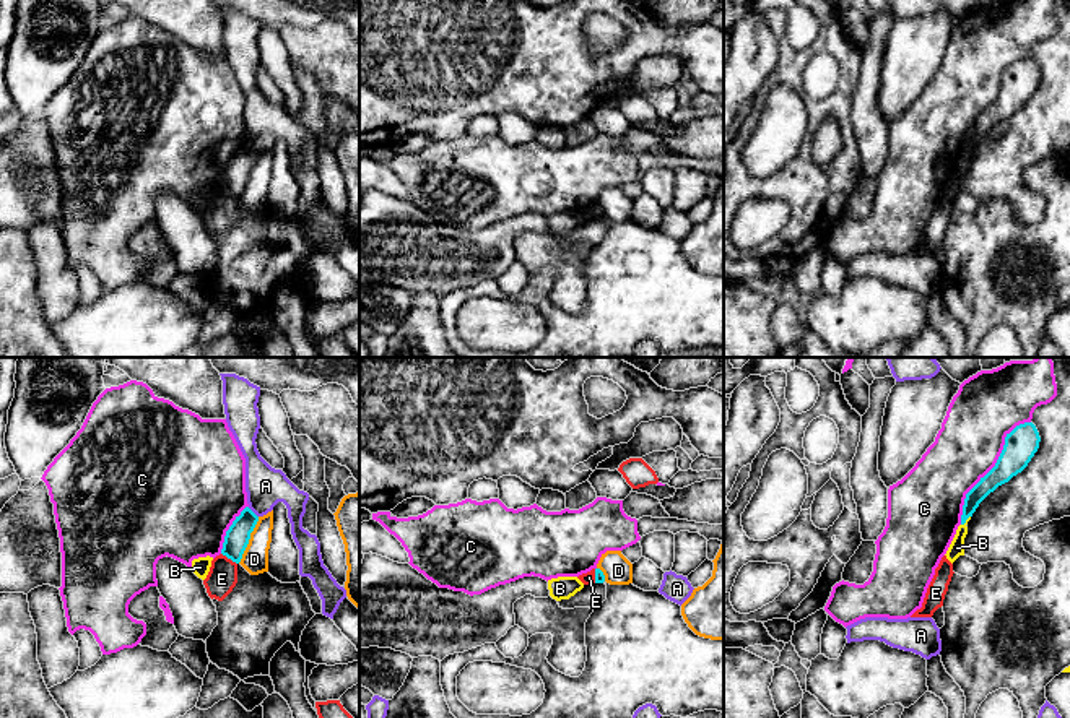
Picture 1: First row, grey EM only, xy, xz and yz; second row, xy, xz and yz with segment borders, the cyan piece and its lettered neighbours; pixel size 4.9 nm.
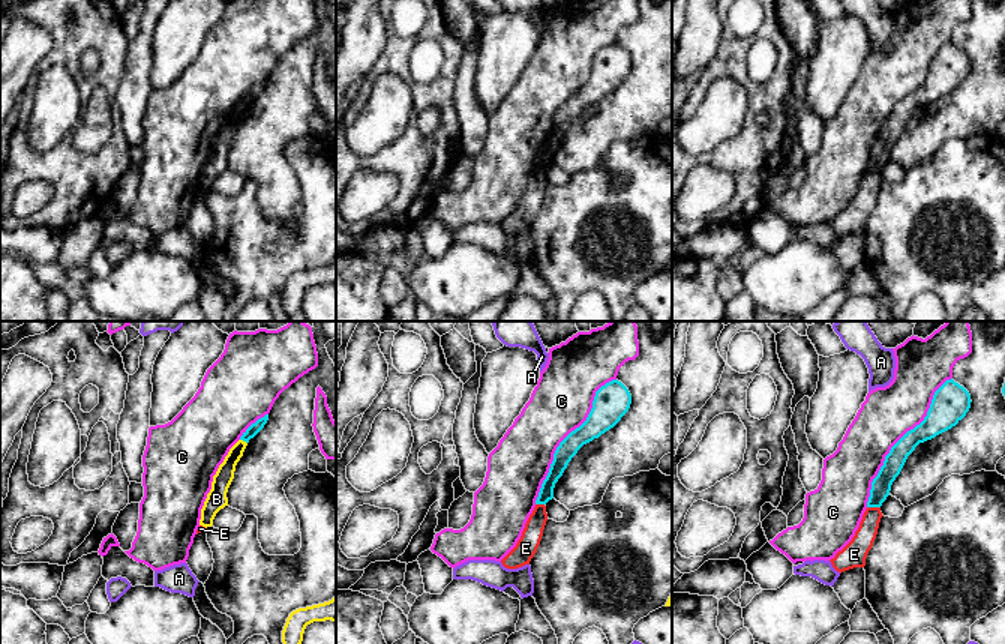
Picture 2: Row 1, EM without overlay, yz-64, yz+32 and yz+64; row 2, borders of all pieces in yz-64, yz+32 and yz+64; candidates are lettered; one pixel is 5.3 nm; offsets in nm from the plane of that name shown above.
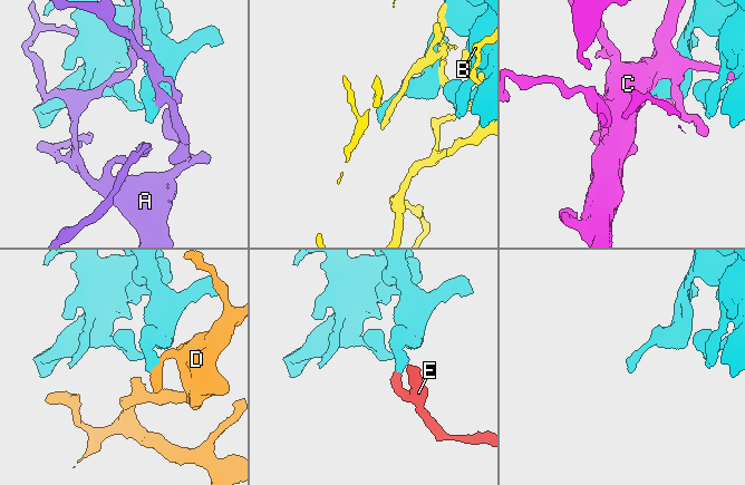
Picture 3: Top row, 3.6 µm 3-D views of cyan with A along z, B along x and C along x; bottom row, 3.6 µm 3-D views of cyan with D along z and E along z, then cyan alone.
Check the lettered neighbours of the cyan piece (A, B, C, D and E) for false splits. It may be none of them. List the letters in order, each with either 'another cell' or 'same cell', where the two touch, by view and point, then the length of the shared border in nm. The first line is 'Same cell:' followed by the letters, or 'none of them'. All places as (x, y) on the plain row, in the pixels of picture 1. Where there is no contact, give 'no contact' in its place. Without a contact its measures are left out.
Same cell: none of them
A: another cell; contact xy (252, 148); length 80 nm
B: another cell; contact yz (966, 155); length 70 nm
C: another cell; contact yz (992, 104); length 600 nm
D: another cell; contact xy (249, 174); length 260 nm
E: another cell; contact xy (230, 194); length 100 nm

